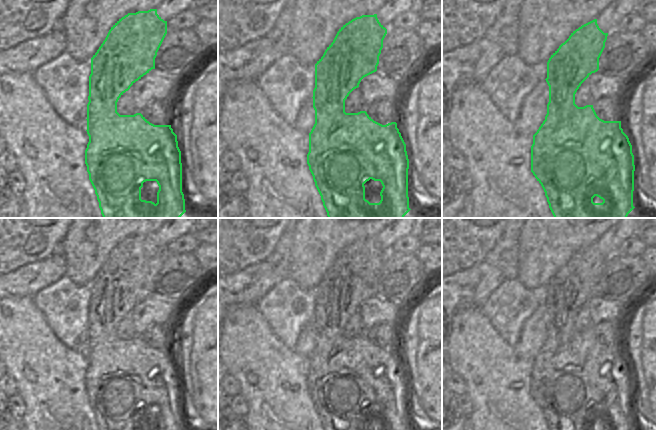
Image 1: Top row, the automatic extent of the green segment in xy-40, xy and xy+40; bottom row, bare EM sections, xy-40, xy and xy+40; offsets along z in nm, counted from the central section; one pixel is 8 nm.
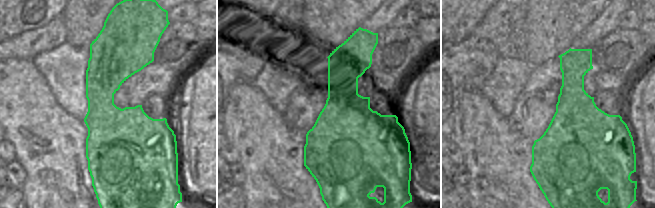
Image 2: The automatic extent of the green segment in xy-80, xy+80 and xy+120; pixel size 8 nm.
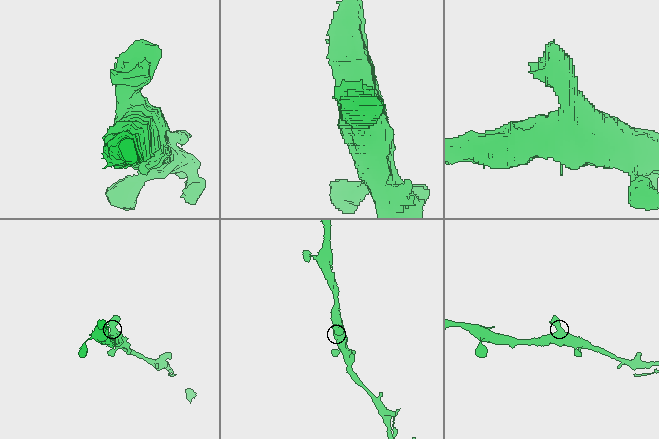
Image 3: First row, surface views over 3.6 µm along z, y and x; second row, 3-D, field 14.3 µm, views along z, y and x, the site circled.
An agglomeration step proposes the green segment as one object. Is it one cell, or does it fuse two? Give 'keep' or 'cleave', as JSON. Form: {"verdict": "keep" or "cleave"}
{"verdict": "keep"}

